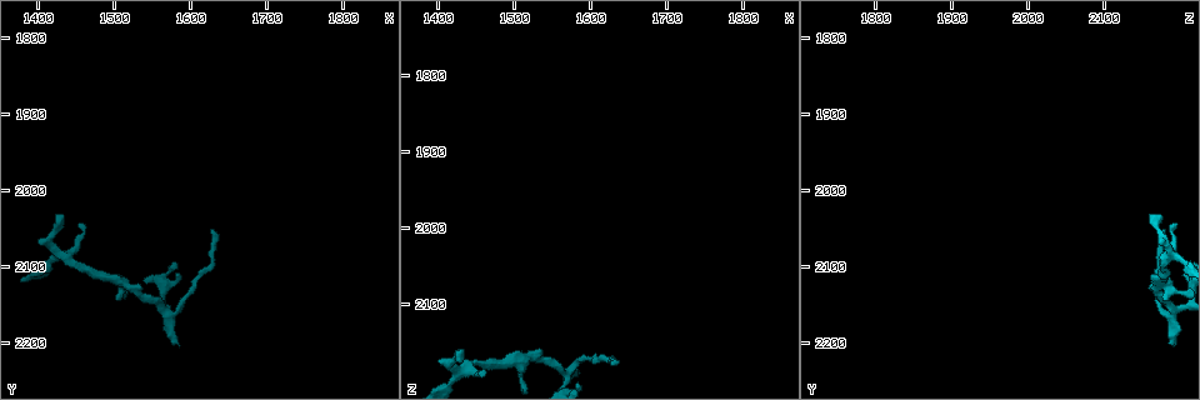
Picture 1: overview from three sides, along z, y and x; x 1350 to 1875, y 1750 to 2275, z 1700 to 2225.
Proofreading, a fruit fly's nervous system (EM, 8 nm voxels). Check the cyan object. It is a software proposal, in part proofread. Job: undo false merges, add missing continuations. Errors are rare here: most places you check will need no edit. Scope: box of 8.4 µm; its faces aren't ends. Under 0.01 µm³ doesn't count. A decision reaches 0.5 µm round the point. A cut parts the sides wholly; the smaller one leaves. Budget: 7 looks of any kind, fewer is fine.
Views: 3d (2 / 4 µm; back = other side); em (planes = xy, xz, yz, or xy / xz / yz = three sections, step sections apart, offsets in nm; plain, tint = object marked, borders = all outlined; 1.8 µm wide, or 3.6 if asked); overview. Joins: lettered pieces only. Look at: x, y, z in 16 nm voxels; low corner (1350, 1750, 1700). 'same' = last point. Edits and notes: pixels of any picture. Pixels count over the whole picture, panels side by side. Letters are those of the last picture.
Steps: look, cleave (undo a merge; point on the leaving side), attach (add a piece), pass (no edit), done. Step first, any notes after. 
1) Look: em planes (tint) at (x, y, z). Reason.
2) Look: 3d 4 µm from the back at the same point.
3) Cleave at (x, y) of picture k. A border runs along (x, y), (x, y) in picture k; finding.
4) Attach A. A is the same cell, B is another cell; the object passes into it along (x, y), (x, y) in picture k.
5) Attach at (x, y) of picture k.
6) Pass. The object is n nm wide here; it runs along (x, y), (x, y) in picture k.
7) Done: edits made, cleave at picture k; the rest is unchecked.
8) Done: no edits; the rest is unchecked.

Look: 3d 2 µm at (1455, 2045, 2195). Tapers out.

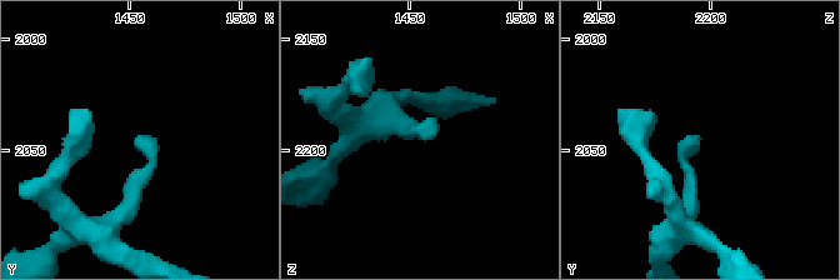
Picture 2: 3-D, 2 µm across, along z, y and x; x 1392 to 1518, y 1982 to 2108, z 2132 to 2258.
Look: em planes (tint) at (1457, 2043, 2193). Need the tissue.

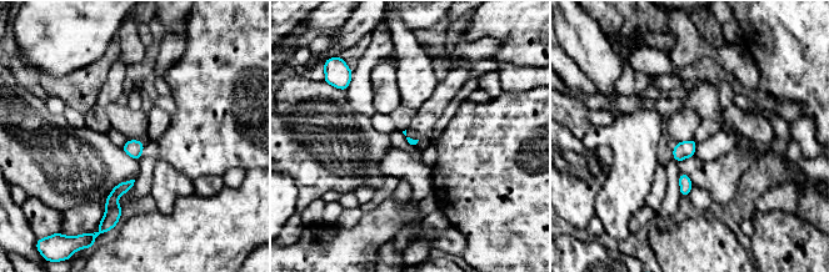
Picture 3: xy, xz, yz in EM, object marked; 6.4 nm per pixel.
Look: em planes (borders) at the same point. What lies round it.

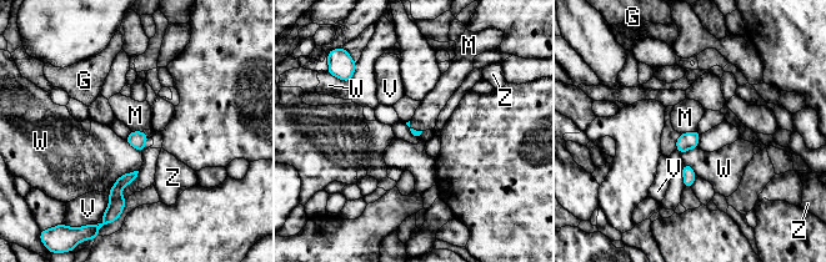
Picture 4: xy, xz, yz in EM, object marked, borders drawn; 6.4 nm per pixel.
Pass. G, M, V, W and Z are other cells; none of them fits.

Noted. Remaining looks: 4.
Look: em planes (borders) at (1630, 2050, 2180). Tapers out.

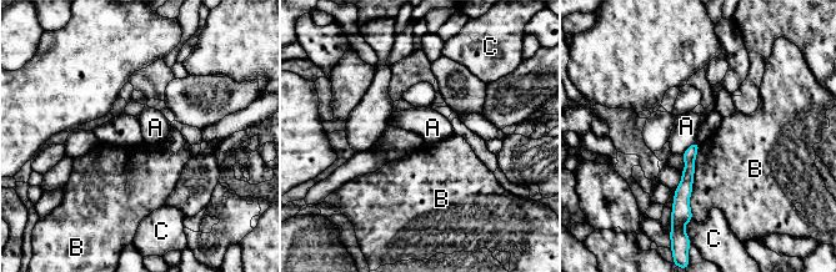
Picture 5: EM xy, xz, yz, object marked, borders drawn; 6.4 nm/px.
Pass. The object is 80 nm wide here; A, B and C are other cells; it runs along (695, 146), (686, 212) in picture 5; none of them fits.

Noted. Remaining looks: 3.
Look: 3d 2 µm at (1585, 2205, 2195). An open end.

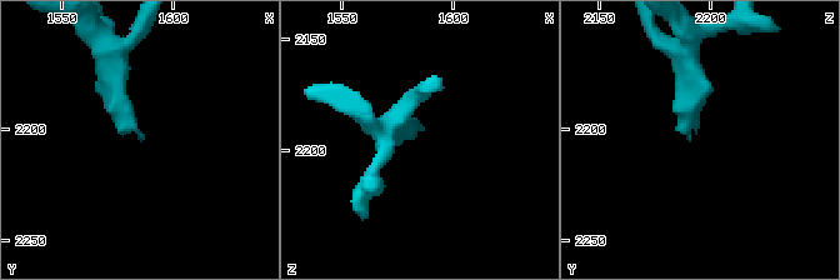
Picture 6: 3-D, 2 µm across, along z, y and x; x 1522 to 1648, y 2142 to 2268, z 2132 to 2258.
Look: em planes (borders) at (1586, 2204, 2192). Now the EM.

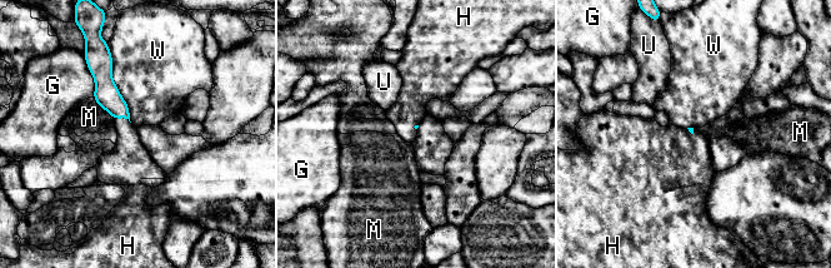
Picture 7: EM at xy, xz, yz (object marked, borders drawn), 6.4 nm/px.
Attach H. The longest contact is with W, 500 nm; H is the same cell, G, M, U and W are other cells; the object passes into it along (106, 94), (123, 117), (129, 154) in picture 7; the neuron continues.

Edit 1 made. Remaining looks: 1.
Done: edits made, attach at picture 7; the rest is unchecked.

